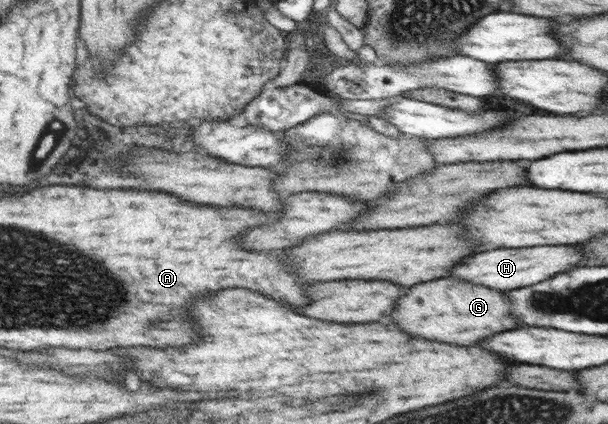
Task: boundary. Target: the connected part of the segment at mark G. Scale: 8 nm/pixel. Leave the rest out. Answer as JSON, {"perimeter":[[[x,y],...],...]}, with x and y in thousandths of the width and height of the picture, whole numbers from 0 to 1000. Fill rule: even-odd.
{"perimeter":[[[737,651],[669,682],[664,700],[655,705],[641,738],[641,757],[681,795],[766,818],[813,785],[852,771],[852,762],[839,752],[840,729],[832,705],[831,684],[806,682],[765,658]]]}

